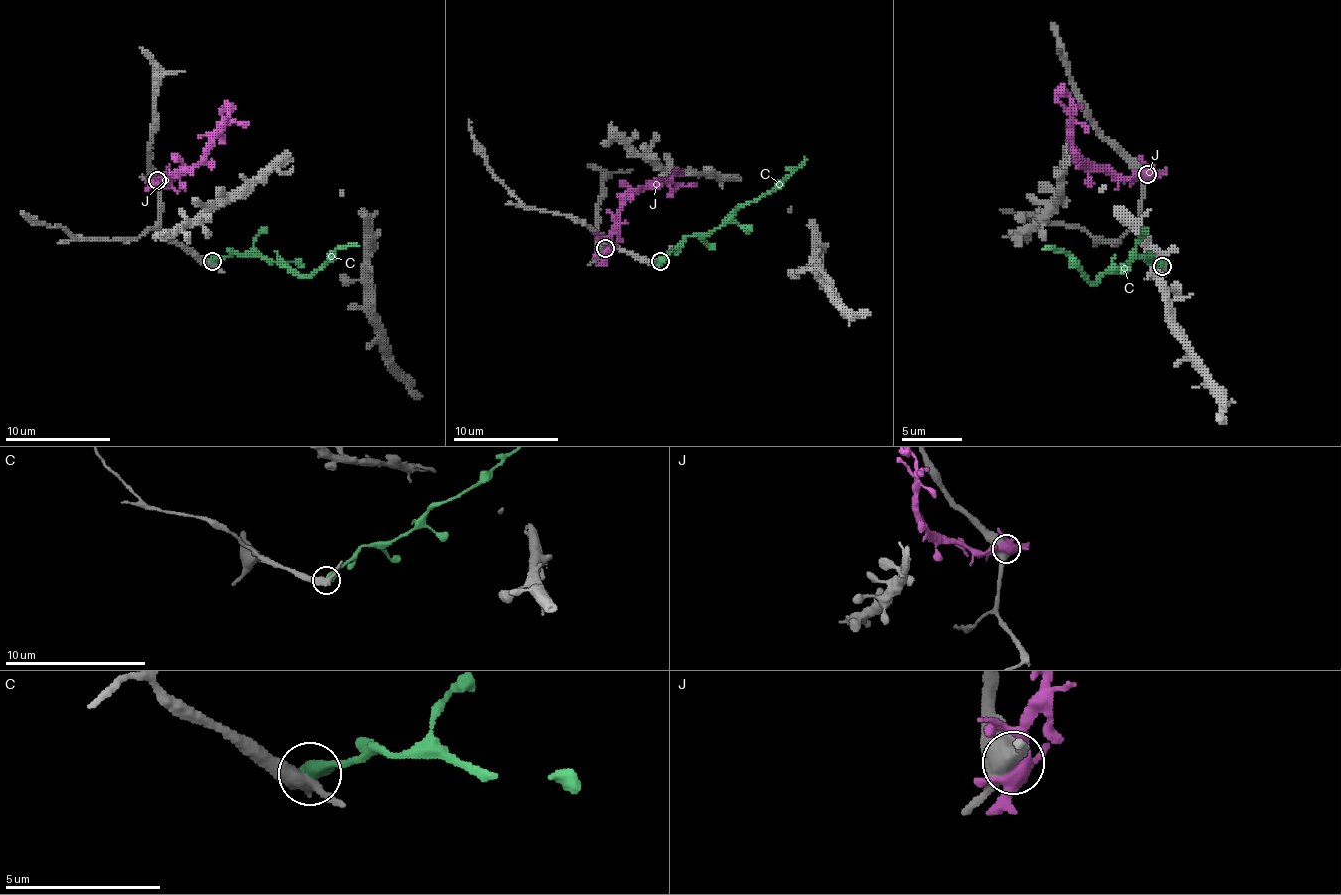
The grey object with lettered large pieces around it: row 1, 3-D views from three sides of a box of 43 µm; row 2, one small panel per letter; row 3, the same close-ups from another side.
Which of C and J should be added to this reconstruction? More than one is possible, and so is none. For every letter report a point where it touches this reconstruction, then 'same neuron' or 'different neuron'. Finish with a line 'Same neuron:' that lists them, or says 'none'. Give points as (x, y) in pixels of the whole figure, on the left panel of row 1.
C: meets grey at (212, 261); different neuron
J: meets grey at (157, 180); different neuron
Same neuron: none

